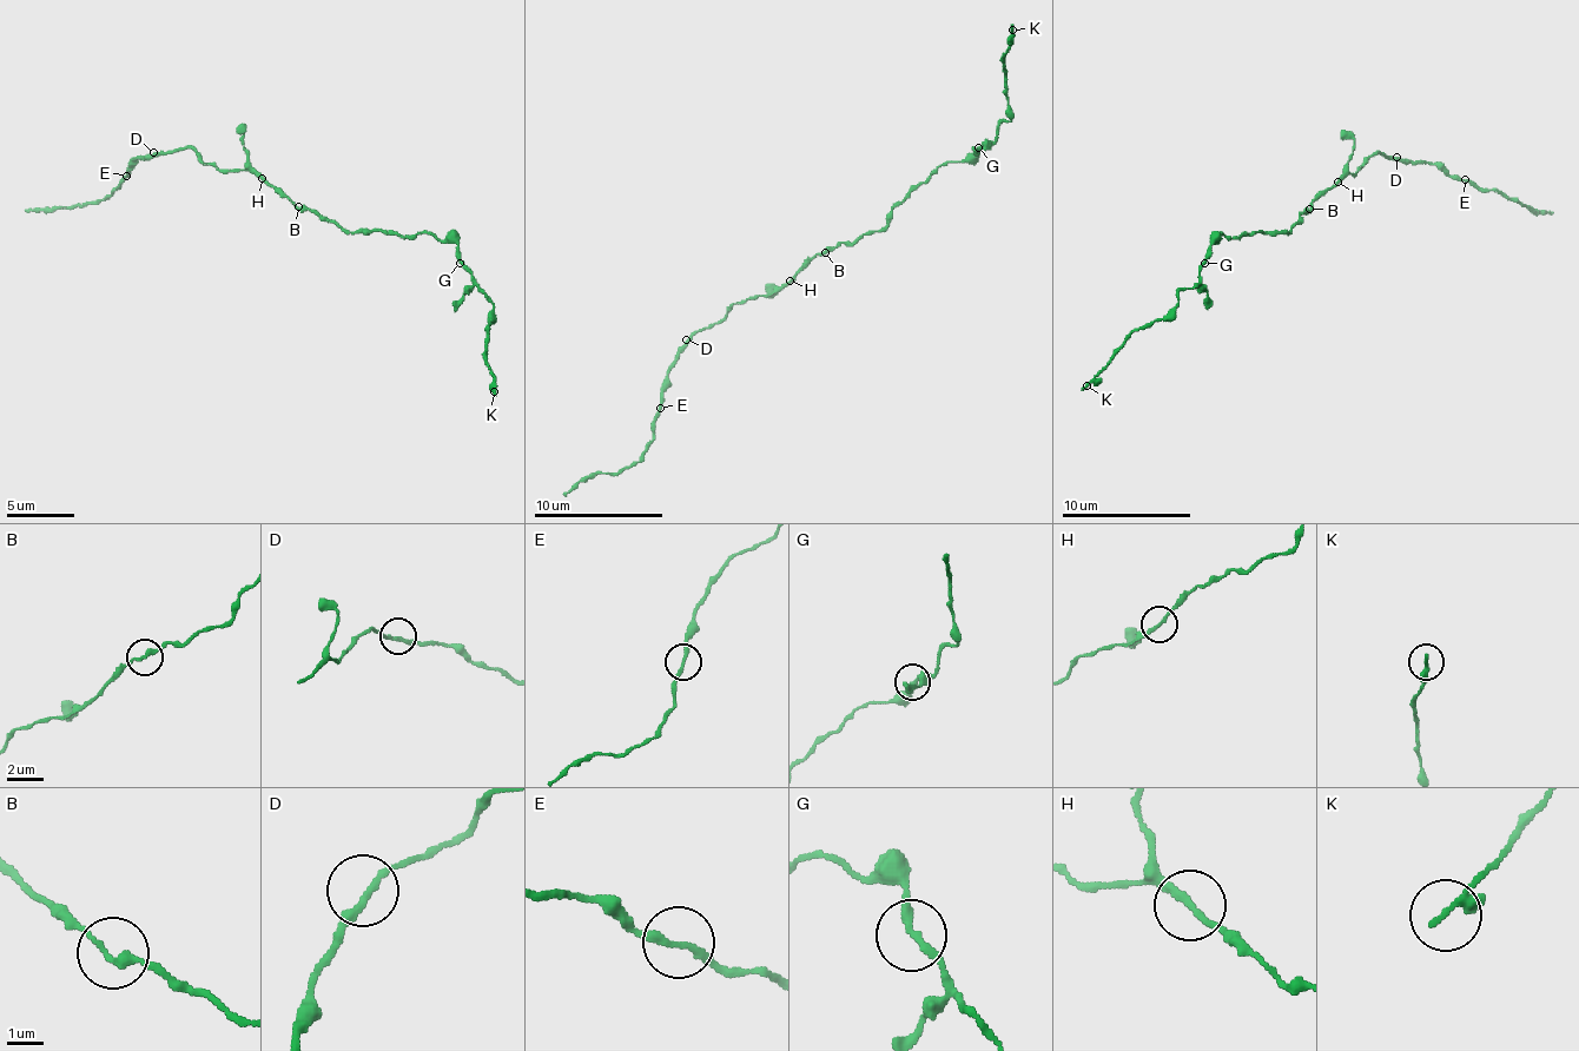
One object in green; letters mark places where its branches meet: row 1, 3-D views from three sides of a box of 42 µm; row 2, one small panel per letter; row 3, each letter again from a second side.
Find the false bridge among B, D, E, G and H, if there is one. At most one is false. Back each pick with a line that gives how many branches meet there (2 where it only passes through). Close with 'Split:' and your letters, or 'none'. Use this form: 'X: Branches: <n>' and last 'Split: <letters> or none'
Split: none

